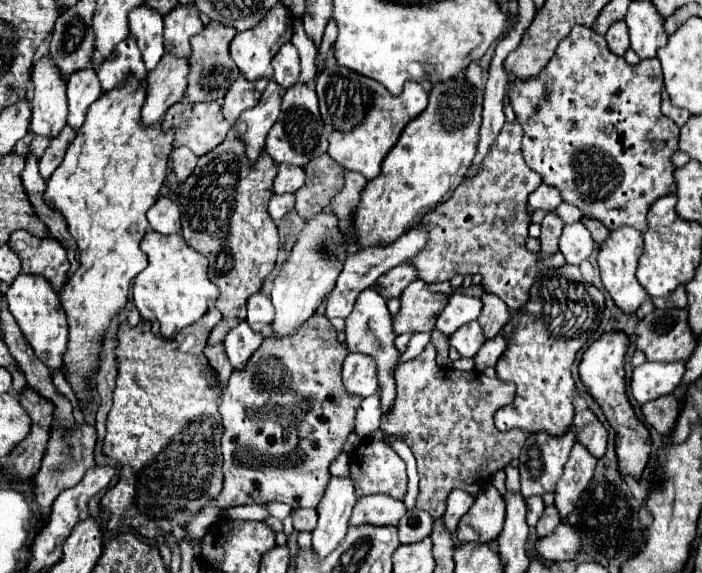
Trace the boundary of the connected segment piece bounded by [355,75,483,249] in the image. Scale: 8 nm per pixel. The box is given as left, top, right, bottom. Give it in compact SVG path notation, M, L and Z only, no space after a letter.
M463 75L457 79L443 81L429 91L427 109L403 129L397 145L383 161L381 175L369 181L361 193L361 203L359 209L355 211L355 233L359 249L393 243L397 237L407 233L407 229L413 229L420 222L419 217L423 215L425 209L427 211L435 209L463 181L467 169L471 167L471 157L475 157L475 141L479 141L481 109L483 109L483 91L467 83Z

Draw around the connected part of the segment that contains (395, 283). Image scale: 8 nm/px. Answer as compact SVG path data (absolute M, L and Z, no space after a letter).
M401 263L379 277L379 281L375 283L375 291L385 299L393 299L399 297L411 281L415 281L415 269L409 263Z

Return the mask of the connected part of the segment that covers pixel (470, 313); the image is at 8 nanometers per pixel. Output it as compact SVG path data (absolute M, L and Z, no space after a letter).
M453 293L453 295L449 295L449 301L437 319L437 329L445 335L451 335L461 325L477 319L481 313L481 307L483 307L481 297Z

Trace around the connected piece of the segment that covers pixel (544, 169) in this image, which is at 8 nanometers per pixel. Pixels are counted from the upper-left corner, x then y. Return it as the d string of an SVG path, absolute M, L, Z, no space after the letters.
M575 25L571 29L571 33L559 43L555 55L549 59L549 63L543 67L543 71L539 75L535 75L531 79L513 79L509 83L509 101L511 101L511 107L515 111L517 121L521 123L521 127L525 131L525 137L523 137L525 163L533 171L537 171L547 185L557 187L561 191L563 201L577 205L585 215L591 215L591 217L599 219L607 229L617 229L621 225L629 225L629 227L635 227L637 231L643 233L647 229L647 219L645 217L647 217L647 211L649 211L651 203L657 201L663 195L675 193L675 179L673 179L675 167L671 163L671 155L679 149L679 127L661 113L661 109L659 109L661 107L661 91L663 91L663 73L661 73L661 65L659 65L657 59L645 59L645 61L641 61L639 65L633 67L633 65L625 63L623 57L615 57L609 51L603 35L595 33L589 27Z

